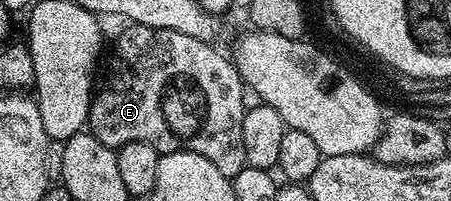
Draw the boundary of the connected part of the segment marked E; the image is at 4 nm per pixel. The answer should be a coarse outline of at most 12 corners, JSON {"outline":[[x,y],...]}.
{"outline":[[136,25],[89,134],[247,166],[243,80],[212,42]]}

